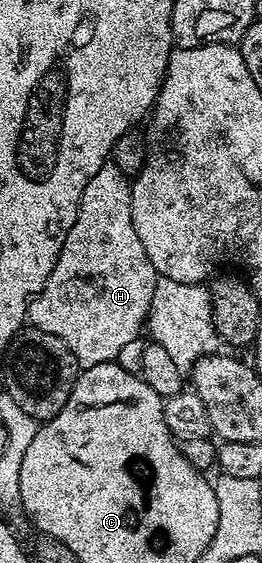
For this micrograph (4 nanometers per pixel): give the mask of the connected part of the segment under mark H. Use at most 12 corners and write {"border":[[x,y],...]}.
{"border":[[95,171],[28,324],[81,369],[146,328],[130,178]]}

